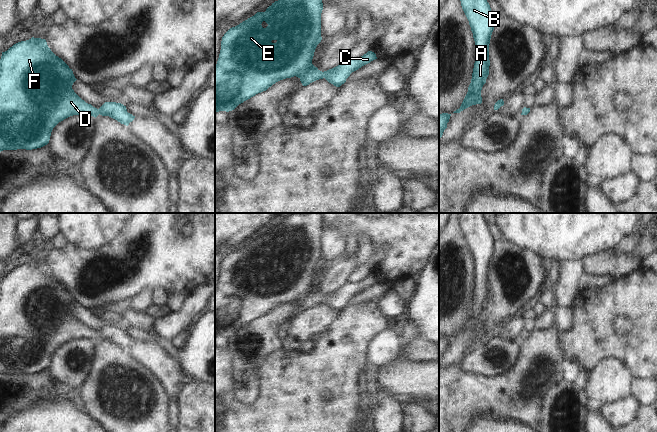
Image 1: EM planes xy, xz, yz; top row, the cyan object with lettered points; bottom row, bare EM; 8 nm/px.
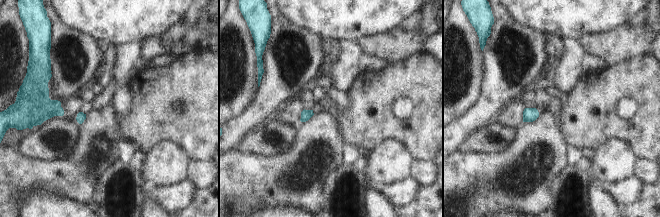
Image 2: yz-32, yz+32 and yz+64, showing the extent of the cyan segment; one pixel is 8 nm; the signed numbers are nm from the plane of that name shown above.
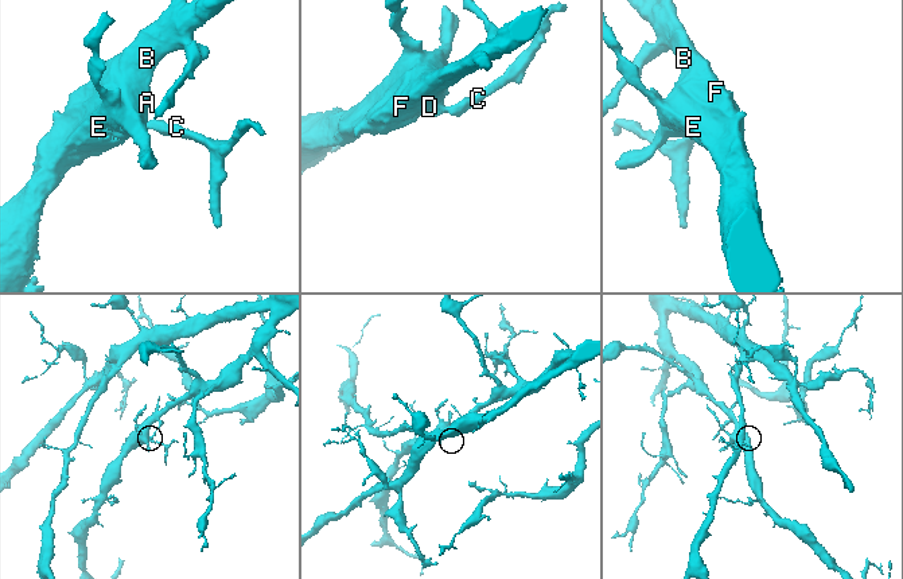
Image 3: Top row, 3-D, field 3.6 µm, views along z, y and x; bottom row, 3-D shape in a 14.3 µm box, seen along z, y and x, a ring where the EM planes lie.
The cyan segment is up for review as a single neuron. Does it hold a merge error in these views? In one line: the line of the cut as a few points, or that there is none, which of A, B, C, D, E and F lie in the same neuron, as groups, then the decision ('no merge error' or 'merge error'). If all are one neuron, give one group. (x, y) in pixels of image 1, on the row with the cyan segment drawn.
cut none; groups A B C D E F; no merge error

